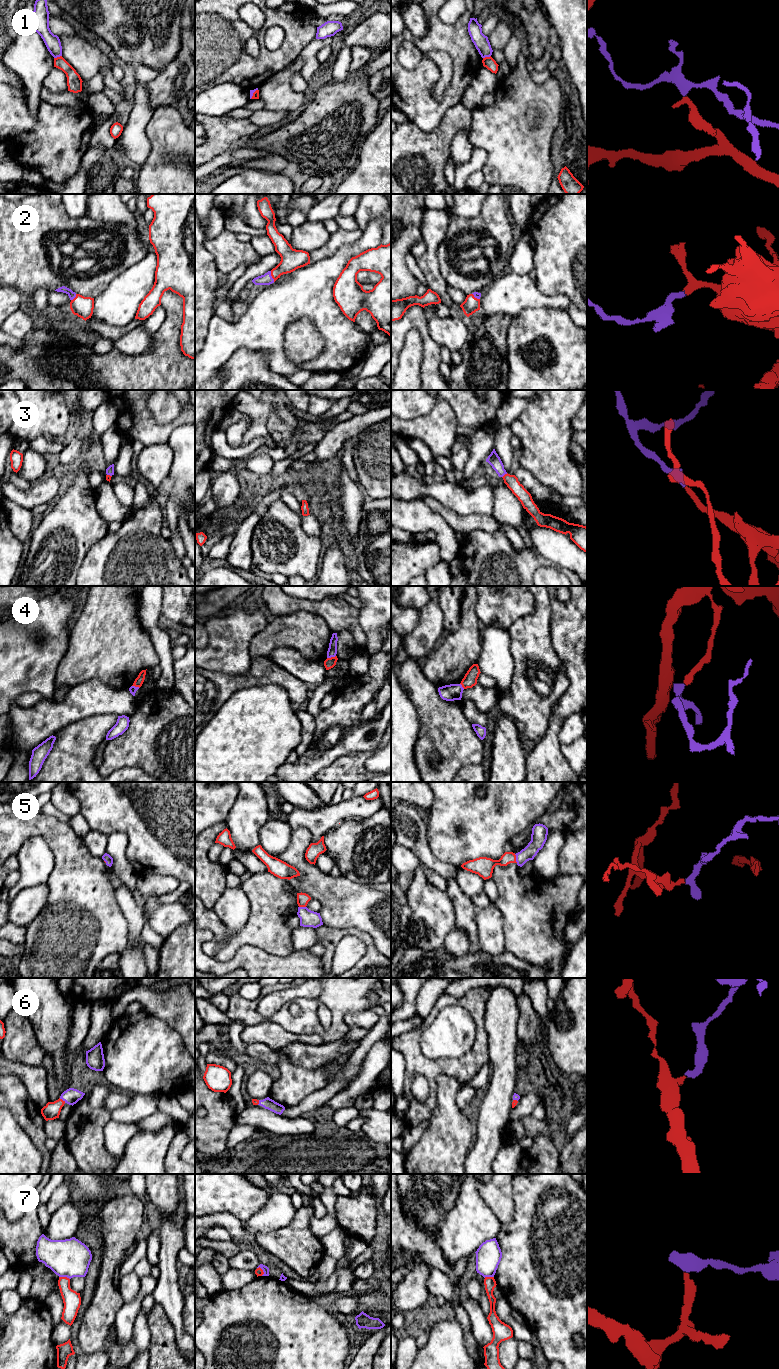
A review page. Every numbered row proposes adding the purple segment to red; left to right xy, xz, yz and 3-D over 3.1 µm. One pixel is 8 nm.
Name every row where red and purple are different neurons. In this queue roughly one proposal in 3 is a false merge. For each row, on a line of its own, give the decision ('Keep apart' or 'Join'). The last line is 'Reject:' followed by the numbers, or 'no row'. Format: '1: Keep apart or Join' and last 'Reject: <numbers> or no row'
1: Keep apart
2: Join
3: Join
4: Keep apart
5: Join
6: Join
7: Keep apart
Reject: 1, 4, 7

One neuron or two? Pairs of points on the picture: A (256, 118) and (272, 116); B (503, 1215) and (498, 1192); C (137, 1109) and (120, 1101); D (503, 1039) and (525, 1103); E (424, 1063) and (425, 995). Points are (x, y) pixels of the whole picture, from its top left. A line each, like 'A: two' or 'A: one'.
A: one
B: one
C: two
D: two
E: two

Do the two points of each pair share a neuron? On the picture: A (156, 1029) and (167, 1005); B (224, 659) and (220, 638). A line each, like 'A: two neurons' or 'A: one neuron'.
A: two neurons
B: one neuron

